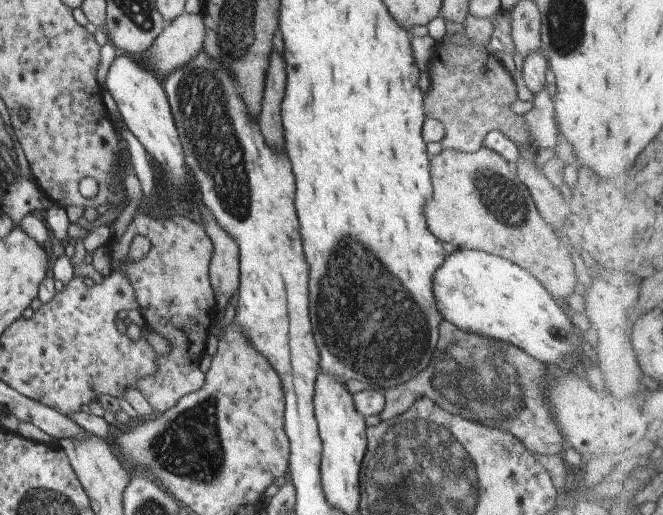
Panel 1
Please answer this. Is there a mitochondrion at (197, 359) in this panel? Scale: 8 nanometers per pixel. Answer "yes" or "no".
no

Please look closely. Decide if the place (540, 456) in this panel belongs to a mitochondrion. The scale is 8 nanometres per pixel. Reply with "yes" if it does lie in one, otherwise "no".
no

